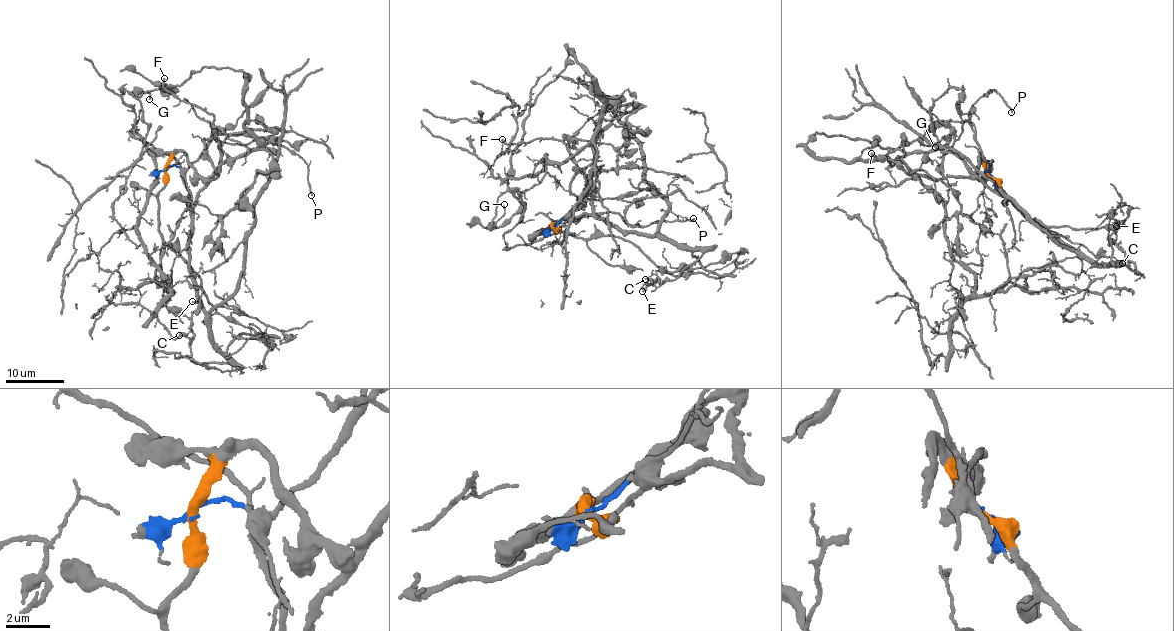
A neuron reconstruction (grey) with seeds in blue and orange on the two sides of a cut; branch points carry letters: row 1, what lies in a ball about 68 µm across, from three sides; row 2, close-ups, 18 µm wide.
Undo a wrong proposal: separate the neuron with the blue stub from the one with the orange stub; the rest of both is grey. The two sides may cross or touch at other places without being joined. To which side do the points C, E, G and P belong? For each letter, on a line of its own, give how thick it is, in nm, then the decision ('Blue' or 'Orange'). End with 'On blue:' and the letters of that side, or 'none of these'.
C: Thickness 120 nm. Blue
E: Thickness 240 nm. Blue
G: Thickness 120 nm. Orange
P: Thickness 170 nm. Blue
On blue: C, E, P

